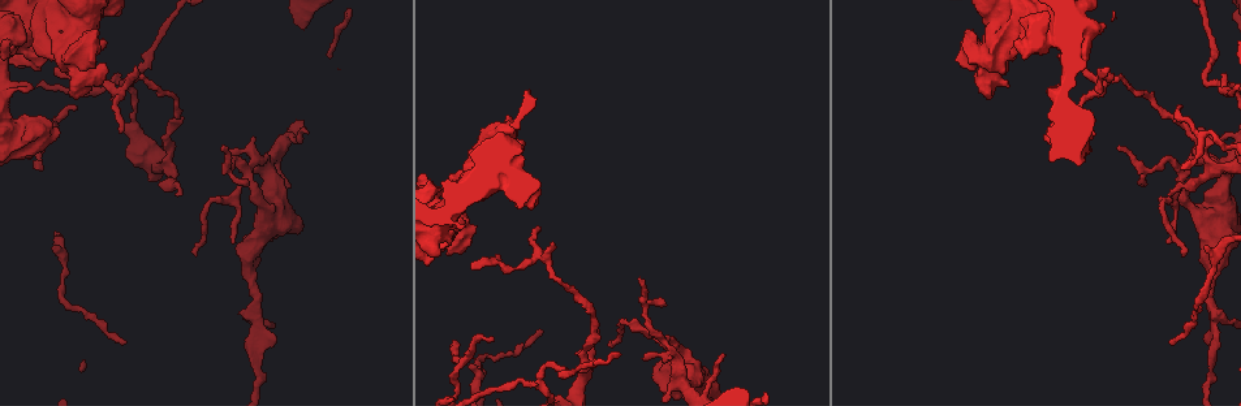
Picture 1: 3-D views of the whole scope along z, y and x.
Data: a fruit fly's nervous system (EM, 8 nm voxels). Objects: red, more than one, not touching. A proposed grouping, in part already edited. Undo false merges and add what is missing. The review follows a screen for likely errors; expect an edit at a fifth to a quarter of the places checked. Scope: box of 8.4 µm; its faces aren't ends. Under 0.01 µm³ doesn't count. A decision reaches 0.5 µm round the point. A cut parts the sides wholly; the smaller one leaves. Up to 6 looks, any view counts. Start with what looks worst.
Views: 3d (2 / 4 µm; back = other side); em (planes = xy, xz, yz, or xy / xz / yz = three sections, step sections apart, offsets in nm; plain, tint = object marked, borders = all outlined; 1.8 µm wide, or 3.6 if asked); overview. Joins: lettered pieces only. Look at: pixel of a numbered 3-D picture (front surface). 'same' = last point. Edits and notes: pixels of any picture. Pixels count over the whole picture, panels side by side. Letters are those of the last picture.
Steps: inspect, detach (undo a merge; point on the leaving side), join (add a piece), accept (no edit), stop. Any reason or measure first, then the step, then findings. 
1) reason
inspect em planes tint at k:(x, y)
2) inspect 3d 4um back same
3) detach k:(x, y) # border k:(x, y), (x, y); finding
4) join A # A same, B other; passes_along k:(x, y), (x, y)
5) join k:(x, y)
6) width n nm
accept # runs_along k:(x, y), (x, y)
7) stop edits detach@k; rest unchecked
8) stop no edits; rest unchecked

three-way junction
inspect 3d 4um at 1:(537, 383)

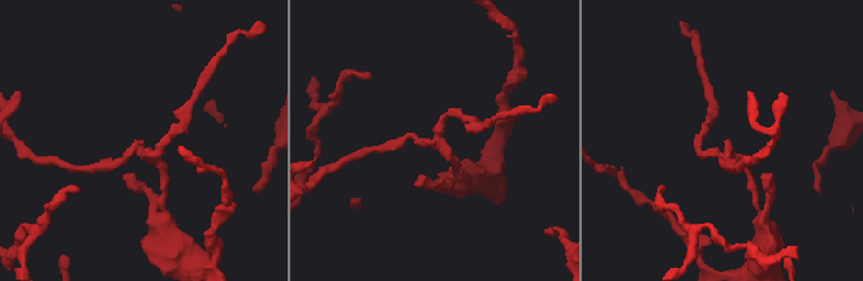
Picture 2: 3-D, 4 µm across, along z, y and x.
arms 3; need the tissue
inspect em planes borders at 2:(725, 157)

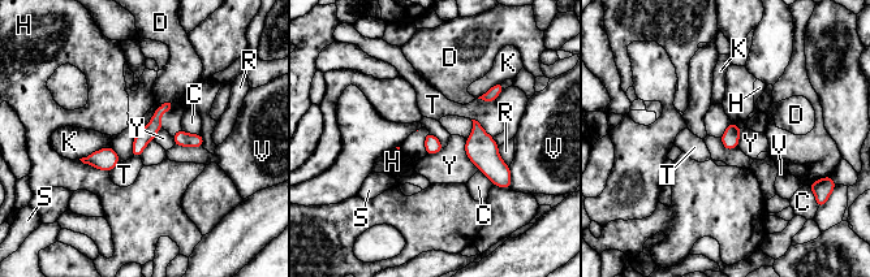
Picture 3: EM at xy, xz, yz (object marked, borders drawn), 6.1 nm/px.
width 100 nm
accept # C other, D other, H other, K other, R other, S other, T other, V other, Y other; runs_along 3:(167, 105), (141, 139), (136, 154); all the same cell

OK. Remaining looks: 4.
thin end
inspect em xy step 4 borders at 1:(178, 193)

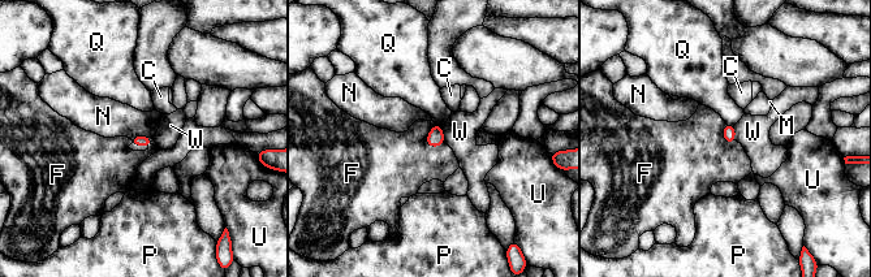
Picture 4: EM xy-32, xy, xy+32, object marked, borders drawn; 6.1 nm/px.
accept # C other, F other, M other, N other, P other, Q other, U other, W other; border 4:(151, 138), (134, 135), (130, 139); none of them fits

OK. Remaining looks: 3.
inspect 3d 4um at 1:(455, 231)

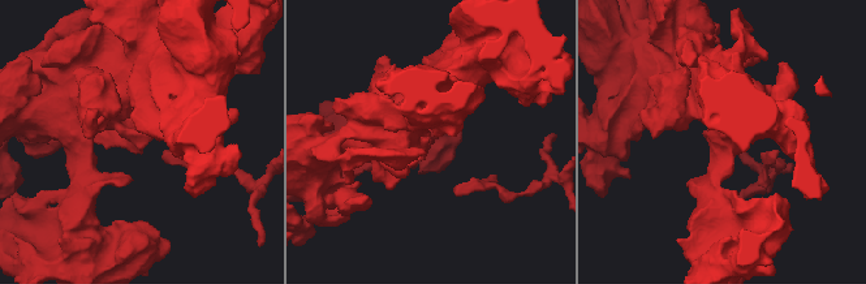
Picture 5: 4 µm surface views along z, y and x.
need the tissue
inspect em yz step 8 tint at 5:(434, 139)

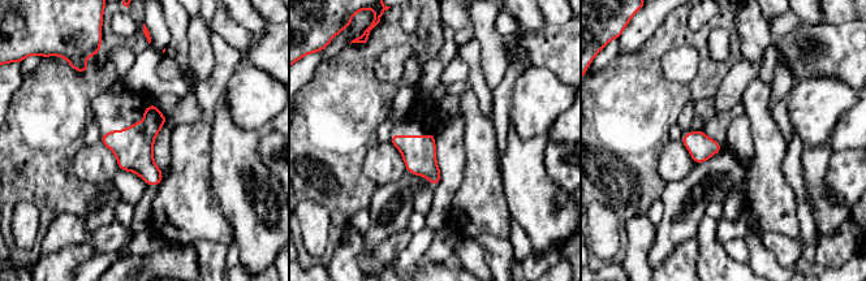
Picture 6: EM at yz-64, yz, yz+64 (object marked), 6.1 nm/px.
inspect em planes borders same

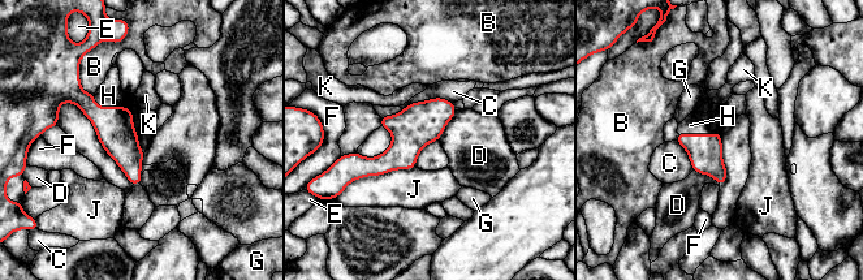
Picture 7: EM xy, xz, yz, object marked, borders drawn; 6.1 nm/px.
width 200 nm; longest_contact C 460 nm
join H # B other, C other, D other, E other, F other, G other, H same, J other, K other; the cell continues

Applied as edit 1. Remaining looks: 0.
stop edits join@7; rest unchecked

